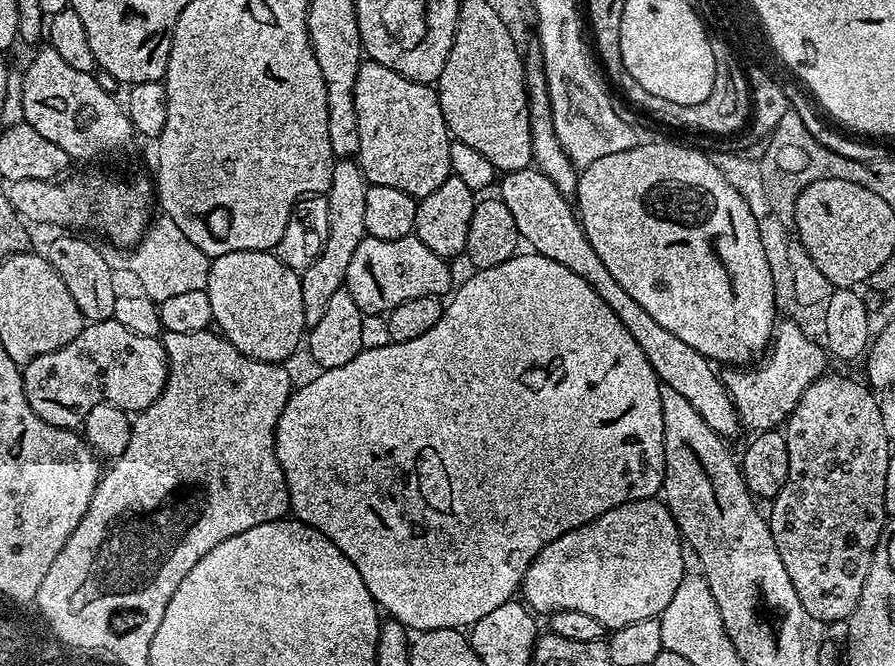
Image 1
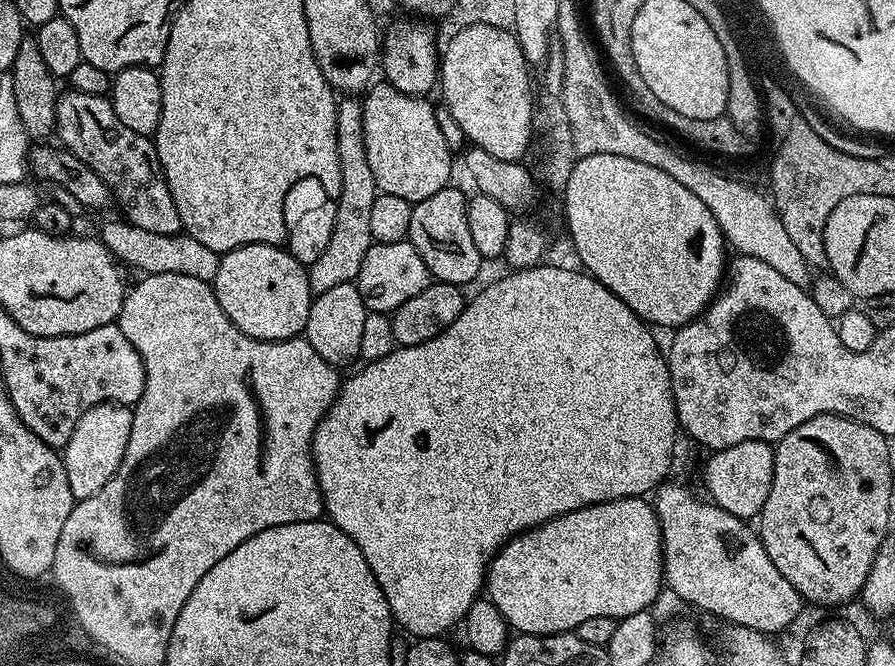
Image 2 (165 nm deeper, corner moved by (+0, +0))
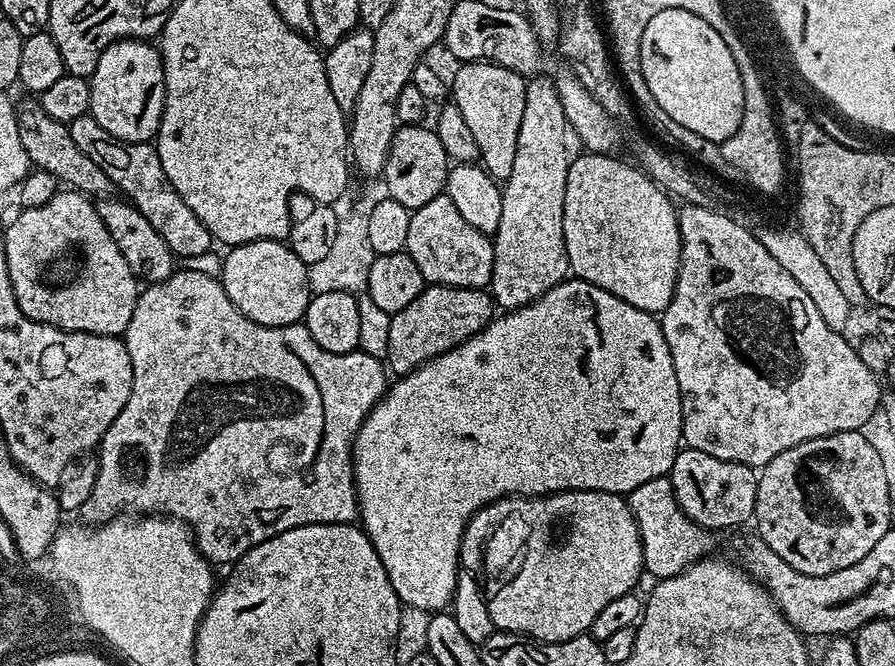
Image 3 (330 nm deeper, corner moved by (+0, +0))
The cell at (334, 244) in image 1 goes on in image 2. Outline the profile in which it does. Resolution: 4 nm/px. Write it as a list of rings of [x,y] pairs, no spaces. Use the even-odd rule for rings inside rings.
[[[344,96],[337,101],[335,118],[335,136],[338,146],[339,168],[342,176],[343,188],[340,191],[339,198],[336,201],[336,212],[334,222],[334,233],[330,236],[329,245],[316,262],[310,264],[308,269],[308,284],[311,287],[313,295],[320,295],[330,290],[333,286],[351,283],[359,275],[362,266],[362,259],[365,257],[366,250],[374,242],[371,231],[371,207],[374,204],[374,198],[380,191],[374,182],[374,174],[371,173],[370,162],[367,161],[365,144],[365,124],[363,103],[354,96]]]

